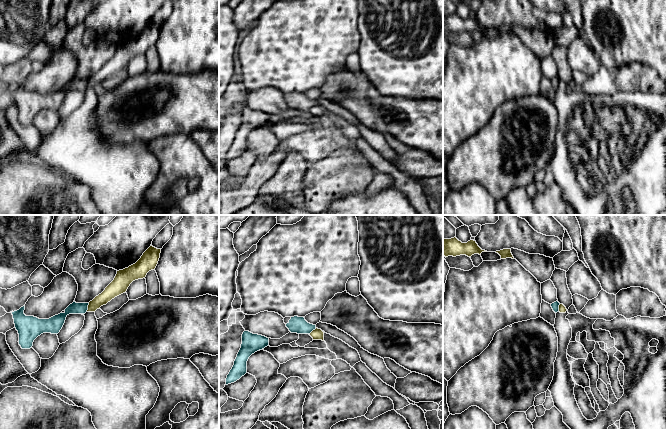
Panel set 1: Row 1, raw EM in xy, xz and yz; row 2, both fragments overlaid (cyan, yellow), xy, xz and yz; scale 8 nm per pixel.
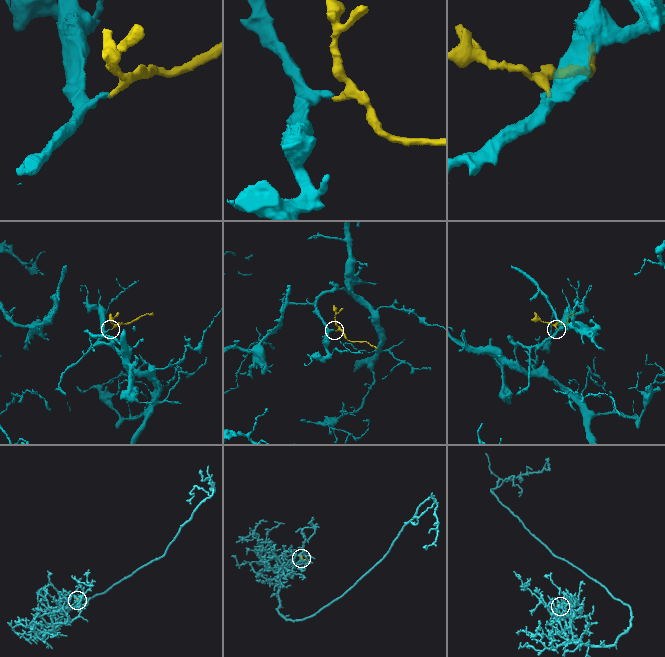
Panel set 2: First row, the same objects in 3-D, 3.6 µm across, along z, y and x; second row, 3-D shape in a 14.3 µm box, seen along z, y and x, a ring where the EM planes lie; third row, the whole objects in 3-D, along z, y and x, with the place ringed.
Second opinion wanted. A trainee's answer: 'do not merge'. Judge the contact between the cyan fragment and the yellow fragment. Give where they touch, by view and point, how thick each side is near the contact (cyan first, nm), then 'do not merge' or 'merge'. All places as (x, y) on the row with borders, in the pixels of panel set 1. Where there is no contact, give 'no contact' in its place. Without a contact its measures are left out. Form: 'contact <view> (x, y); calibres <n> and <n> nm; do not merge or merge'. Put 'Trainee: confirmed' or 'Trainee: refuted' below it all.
contact xy (87, 307); calibres 100 and 120 nm; do not merge
Trainee: confirmed

